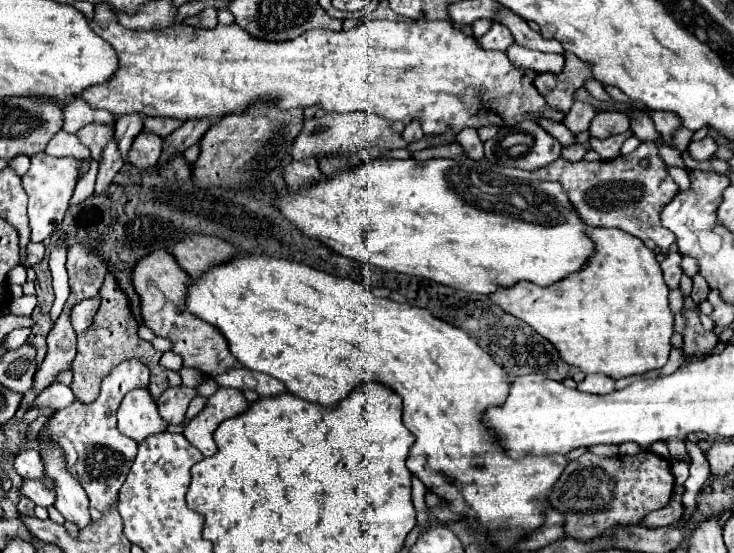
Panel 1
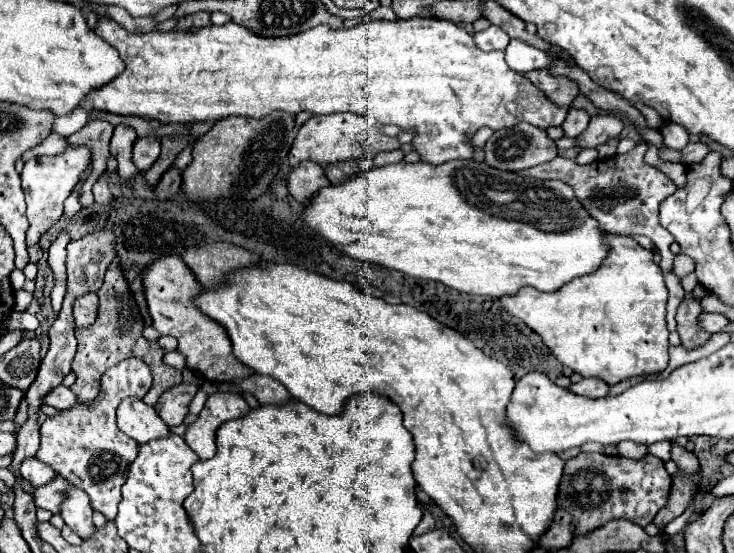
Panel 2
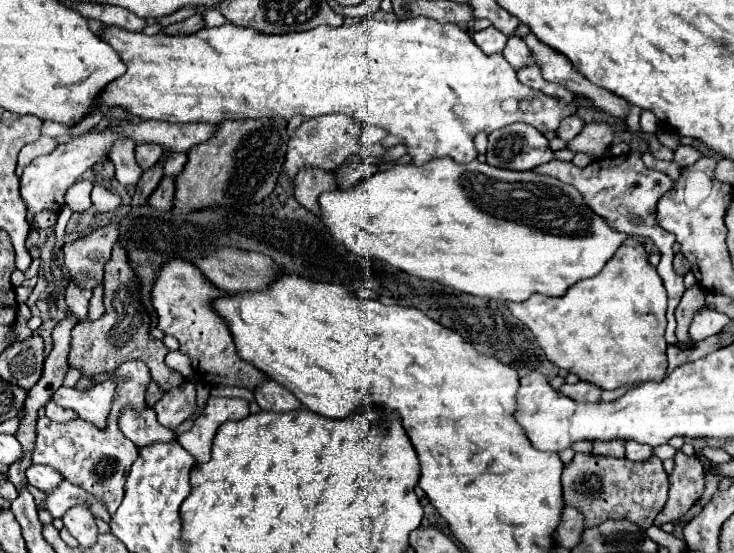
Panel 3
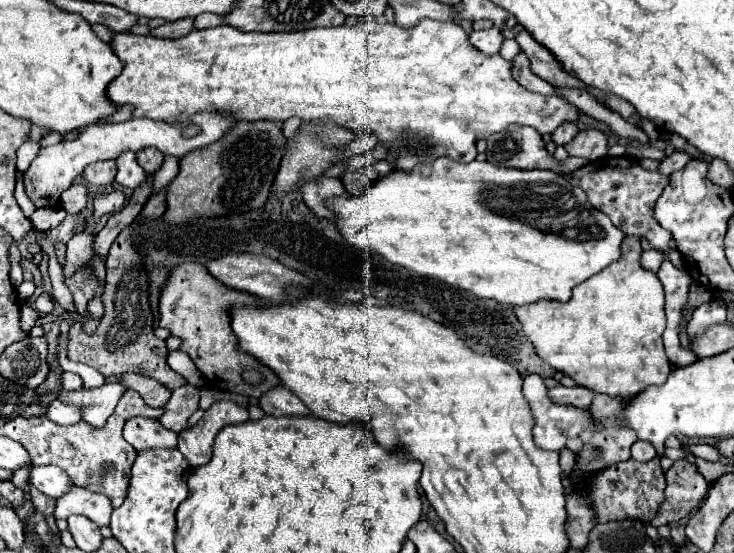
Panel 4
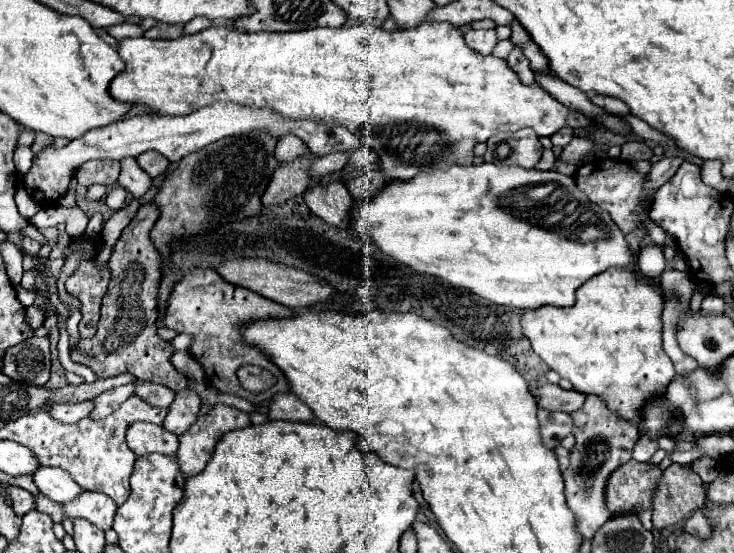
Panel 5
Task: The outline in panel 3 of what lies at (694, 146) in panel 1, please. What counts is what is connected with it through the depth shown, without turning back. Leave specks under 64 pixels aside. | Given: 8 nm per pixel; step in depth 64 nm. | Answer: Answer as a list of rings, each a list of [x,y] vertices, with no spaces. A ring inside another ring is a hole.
[[[680,146],[676,152],[674,152],[674,162],[680,166],[680,168],[686,168],[690,164],[694,164],[696,160],[700,158],[700,152],[692,146]]]

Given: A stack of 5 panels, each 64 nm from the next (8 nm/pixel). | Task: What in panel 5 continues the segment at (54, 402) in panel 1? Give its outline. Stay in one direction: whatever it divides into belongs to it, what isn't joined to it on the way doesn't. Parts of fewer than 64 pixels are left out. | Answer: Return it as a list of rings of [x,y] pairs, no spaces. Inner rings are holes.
[[[126,384],[126,386],[120,386],[120,388],[112,388],[100,396],[94,398],[94,410],[92,410],[92,418],[104,418],[108,414],[112,414],[114,410],[118,410],[118,406],[122,402],[126,402],[130,396],[134,396],[136,392],[136,384]]]

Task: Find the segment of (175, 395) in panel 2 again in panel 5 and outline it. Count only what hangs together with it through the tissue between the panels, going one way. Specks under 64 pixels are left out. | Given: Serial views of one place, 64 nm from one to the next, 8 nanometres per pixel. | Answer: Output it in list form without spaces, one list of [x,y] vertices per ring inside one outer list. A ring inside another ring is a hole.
[[[192,388],[176,394],[176,400],[168,408],[168,416],[164,420],[164,428],[176,436],[184,434],[198,418],[200,398]]]

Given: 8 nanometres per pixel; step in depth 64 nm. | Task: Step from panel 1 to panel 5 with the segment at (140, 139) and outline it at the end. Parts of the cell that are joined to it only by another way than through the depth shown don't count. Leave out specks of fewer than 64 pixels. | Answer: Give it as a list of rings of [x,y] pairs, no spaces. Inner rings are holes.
[[[146,152],[146,154],[140,154],[140,156],[136,158],[136,162],[138,162],[140,168],[142,168],[144,172],[148,172],[152,178],[158,178],[158,176],[166,174],[168,168],[170,168],[168,158],[160,156],[160,152]]]

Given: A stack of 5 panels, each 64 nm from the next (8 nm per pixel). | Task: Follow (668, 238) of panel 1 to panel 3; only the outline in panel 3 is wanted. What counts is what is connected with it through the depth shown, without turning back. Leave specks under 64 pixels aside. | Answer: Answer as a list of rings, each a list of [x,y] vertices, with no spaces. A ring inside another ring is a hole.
[[[628,152],[622,156],[602,156],[600,160],[594,160],[592,164],[588,164],[586,168],[576,168],[572,162],[562,162],[562,160],[552,160],[540,168],[536,168],[540,174],[548,174],[548,176],[556,176],[558,180],[572,184],[574,188],[580,190],[580,194],[584,196],[584,202],[600,216],[604,216],[608,220],[608,224],[612,224],[612,228],[628,234],[628,236],[644,236],[650,238],[656,248],[662,254],[662,260],[658,264],[658,274],[664,282],[664,288],[668,292],[668,328],[666,328],[666,342],[668,346],[678,346],[678,338],[674,334],[676,330],[676,320],[674,320],[674,310],[680,304],[680,298],[686,290],[684,286],[684,278],[680,274],[674,272],[672,268],[672,244],[674,244],[674,236],[670,232],[666,232],[664,228],[660,228],[660,224],[656,222],[656,204],[660,200],[660,196],[664,192],[668,192],[668,188],[672,188],[672,180],[664,174],[664,172],[656,172],[656,170],[648,170],[644,168],[644,162],[640,158],[640,152]]]

